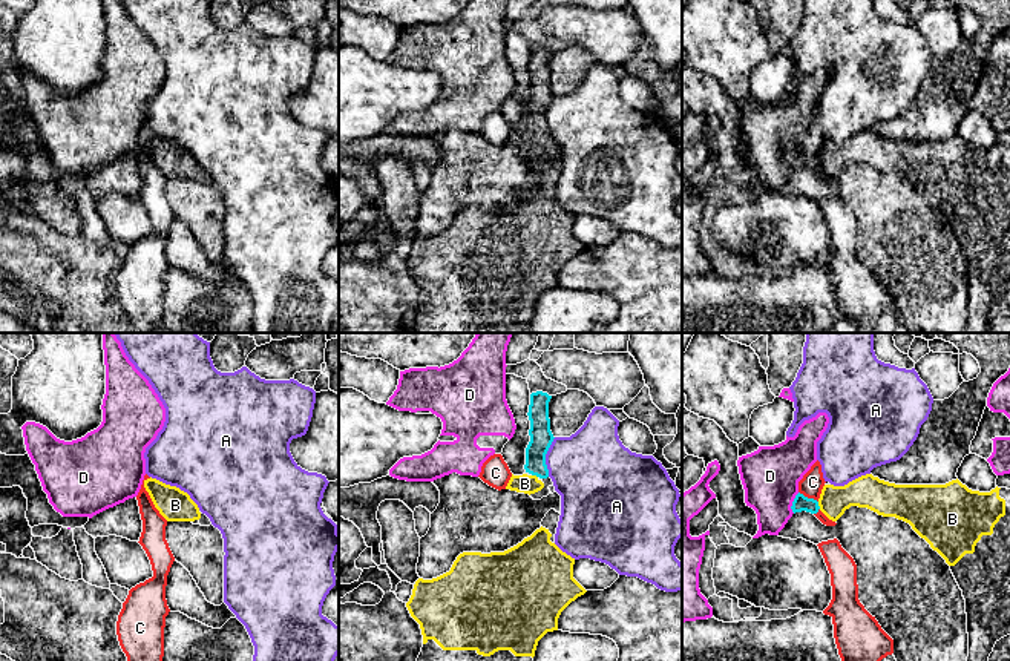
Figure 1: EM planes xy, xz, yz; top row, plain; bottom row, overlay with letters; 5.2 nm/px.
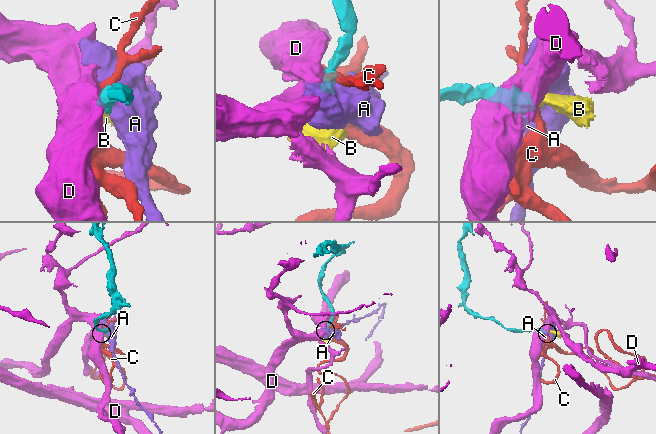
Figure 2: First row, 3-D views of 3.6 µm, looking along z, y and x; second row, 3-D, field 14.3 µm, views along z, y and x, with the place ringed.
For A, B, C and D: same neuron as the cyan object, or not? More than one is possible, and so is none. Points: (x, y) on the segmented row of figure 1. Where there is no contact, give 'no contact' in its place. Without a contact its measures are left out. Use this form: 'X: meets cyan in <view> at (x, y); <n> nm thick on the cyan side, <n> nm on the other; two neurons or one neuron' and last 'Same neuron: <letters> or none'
A: meets cyan in xz at (544, 457); 120 nm thick on the cyan side, 420 nm on the other; two neurons
B: meets cyan in yz at (817, 505); 80 nm thick on the cyan side, 160 nm on the other; one neuron
C: meets cyan in yz at (806, 497); 80 nm thick on the cyan side, 120 nm on the other; two neurons
D: meets cyan in yz at (793, 503); 80 nm thick on the cyan side, 300 nm on the other; two neurons
Same neuron: B

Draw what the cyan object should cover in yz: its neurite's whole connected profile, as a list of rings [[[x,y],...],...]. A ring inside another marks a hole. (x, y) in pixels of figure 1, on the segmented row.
[[[866,474],[844,486],[825,485],[818,500],[798,492],[791,509],[821,511],[837,521],[851,506],[909,523],[946,560],[966,600],[967,661],[989,661],[995,644],[1010,635],[1010,489],[972,491],[958,478],[946,485],[895,485]]]

